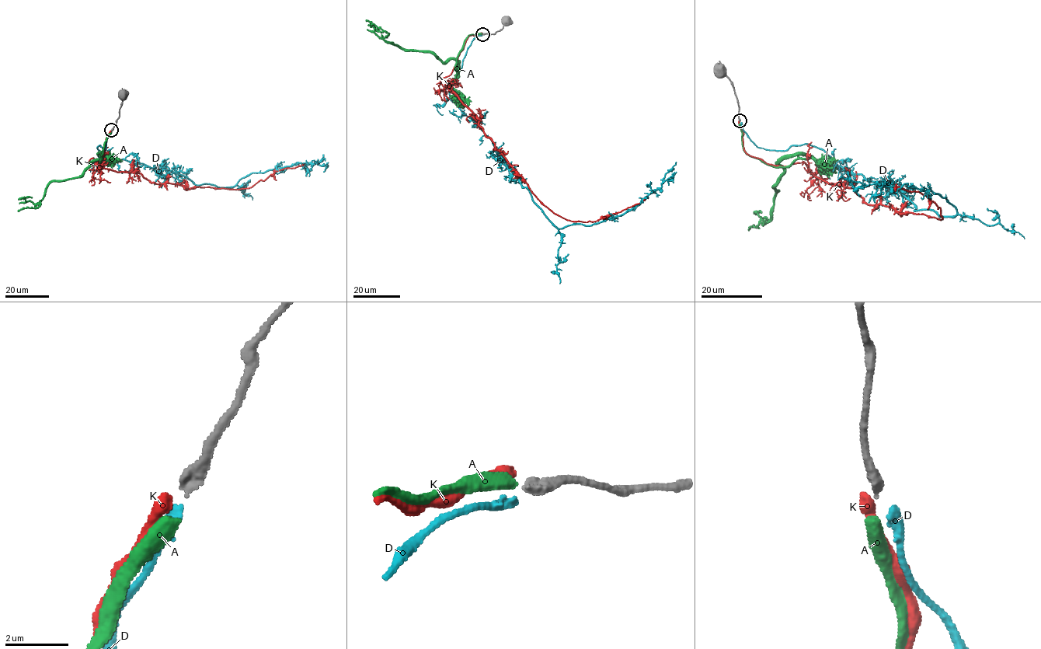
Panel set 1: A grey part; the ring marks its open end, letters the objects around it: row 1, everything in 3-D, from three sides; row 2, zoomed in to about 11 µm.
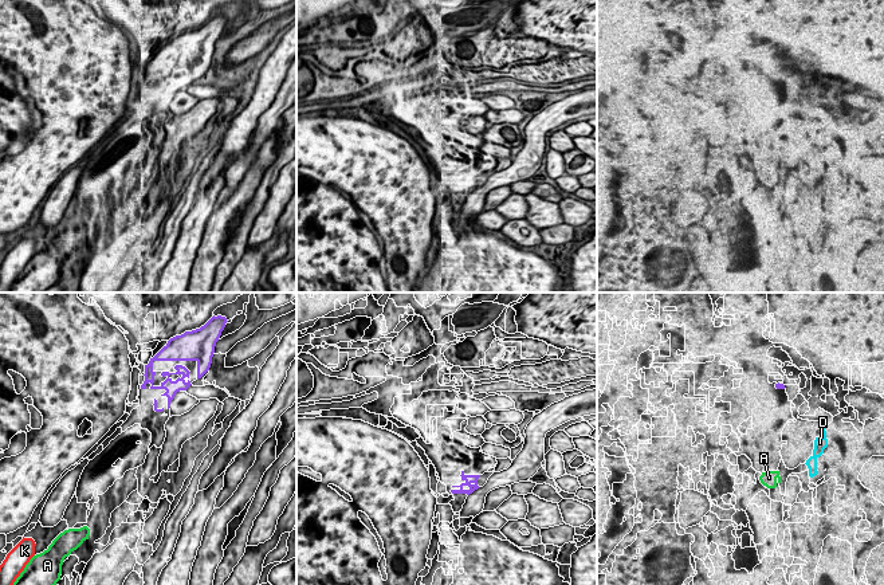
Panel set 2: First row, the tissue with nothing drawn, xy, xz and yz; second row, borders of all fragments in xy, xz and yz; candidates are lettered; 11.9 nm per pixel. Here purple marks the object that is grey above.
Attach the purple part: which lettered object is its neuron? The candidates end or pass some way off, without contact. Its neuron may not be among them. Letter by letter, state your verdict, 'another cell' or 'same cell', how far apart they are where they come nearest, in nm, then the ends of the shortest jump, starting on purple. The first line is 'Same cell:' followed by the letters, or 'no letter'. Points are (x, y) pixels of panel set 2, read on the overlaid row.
Same cell: no letter
A: another cell; 1000 nm apart; from purple across yz (777, 388), (777, 471)
D: another cell; 700 nm apart; from purple across yz (784, 388), (824, 428)
K: another cell; 2150 nm apart; from purple across xy (156, 411), (31, 538)

